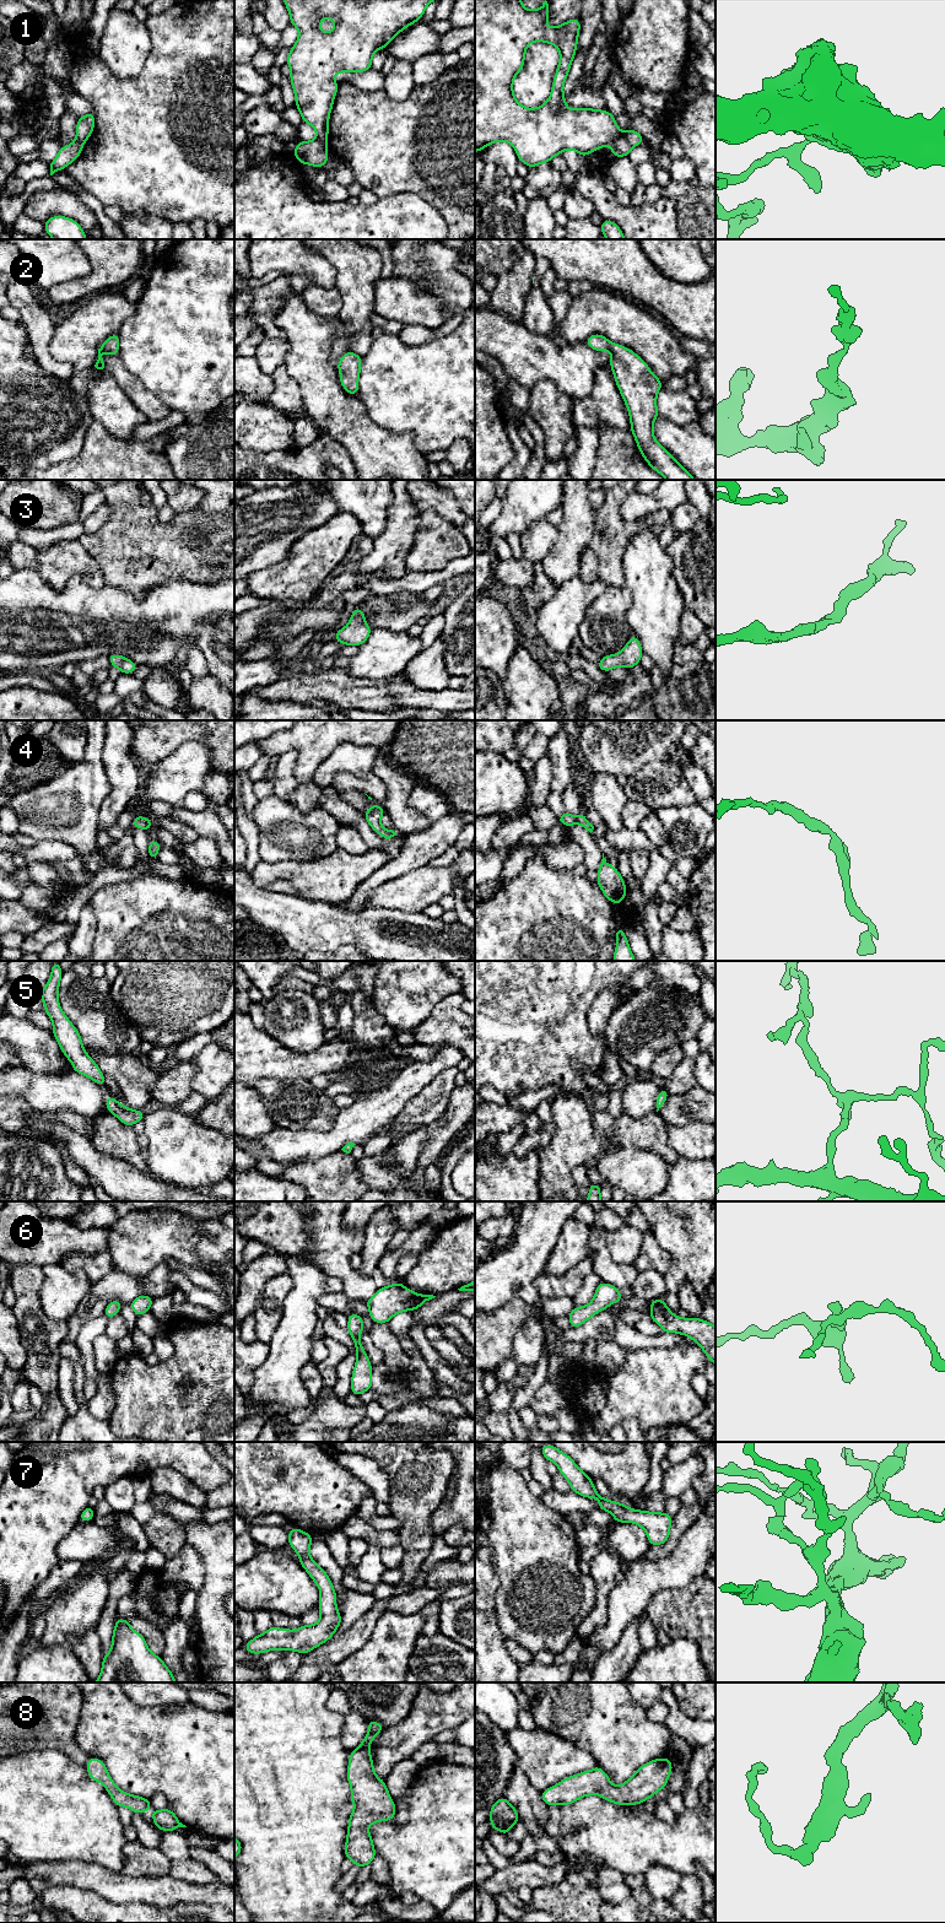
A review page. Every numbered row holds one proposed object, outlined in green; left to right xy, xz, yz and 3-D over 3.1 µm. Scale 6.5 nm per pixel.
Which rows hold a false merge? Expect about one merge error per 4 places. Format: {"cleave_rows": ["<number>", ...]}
{"cleave_rows": ["1"]}

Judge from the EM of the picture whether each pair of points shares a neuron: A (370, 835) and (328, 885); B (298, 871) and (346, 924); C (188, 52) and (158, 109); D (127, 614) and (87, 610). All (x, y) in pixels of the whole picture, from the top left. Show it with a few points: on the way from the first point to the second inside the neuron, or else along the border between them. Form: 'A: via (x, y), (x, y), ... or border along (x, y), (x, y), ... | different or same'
A: border along (370, 847), (378, 848) | different
B: border along (298, 896), (335, 905) | different
C: via (185, 66), (172, 84), (172, 95) | same
D: via (117, 614), (97, 614) | same

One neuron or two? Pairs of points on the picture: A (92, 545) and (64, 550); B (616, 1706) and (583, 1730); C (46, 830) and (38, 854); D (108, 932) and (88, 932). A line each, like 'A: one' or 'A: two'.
A: two
B: one
C: two
D: two

